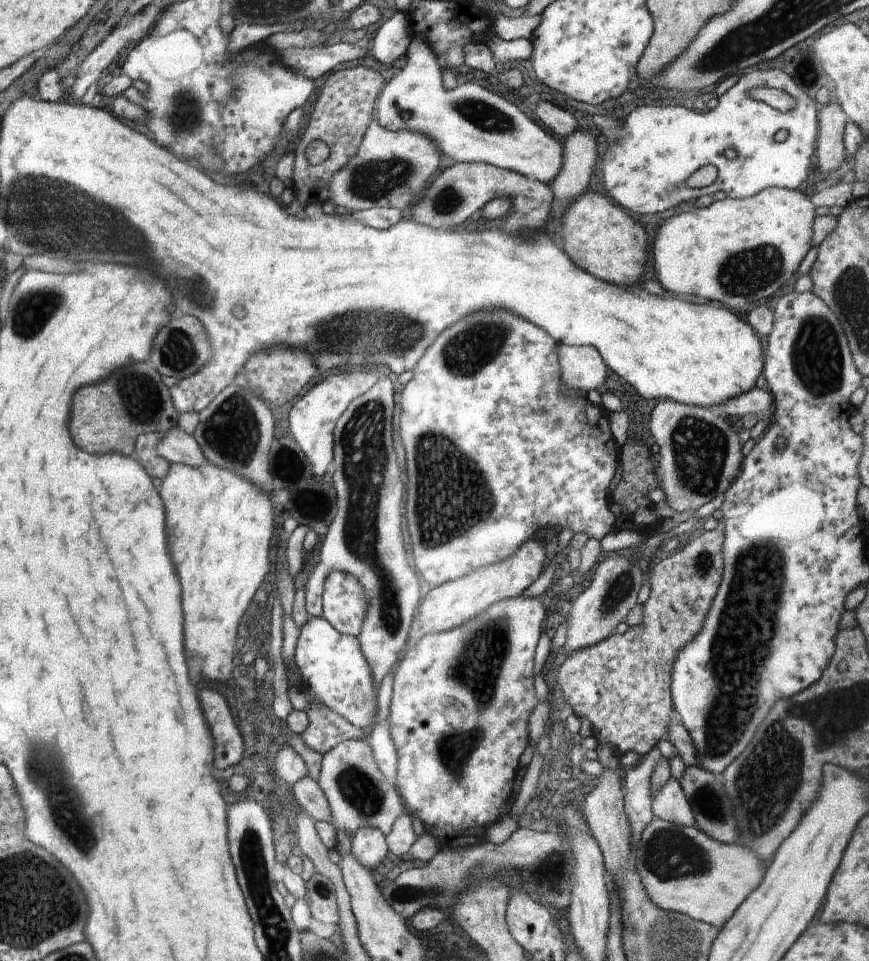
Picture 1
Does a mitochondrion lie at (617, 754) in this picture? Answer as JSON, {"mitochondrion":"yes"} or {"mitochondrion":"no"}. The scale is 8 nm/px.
{"mitochondrion":"no"}

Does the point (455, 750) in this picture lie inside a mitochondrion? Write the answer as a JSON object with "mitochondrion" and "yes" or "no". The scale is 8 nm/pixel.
{"mitochondrion":"yes"}

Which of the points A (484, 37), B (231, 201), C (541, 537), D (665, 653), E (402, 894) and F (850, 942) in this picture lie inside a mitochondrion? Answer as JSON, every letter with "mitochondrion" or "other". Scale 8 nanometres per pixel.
{"A":"other","B":"other","C":"other","D":"other","E":"mitochondrion","F":"other"}

